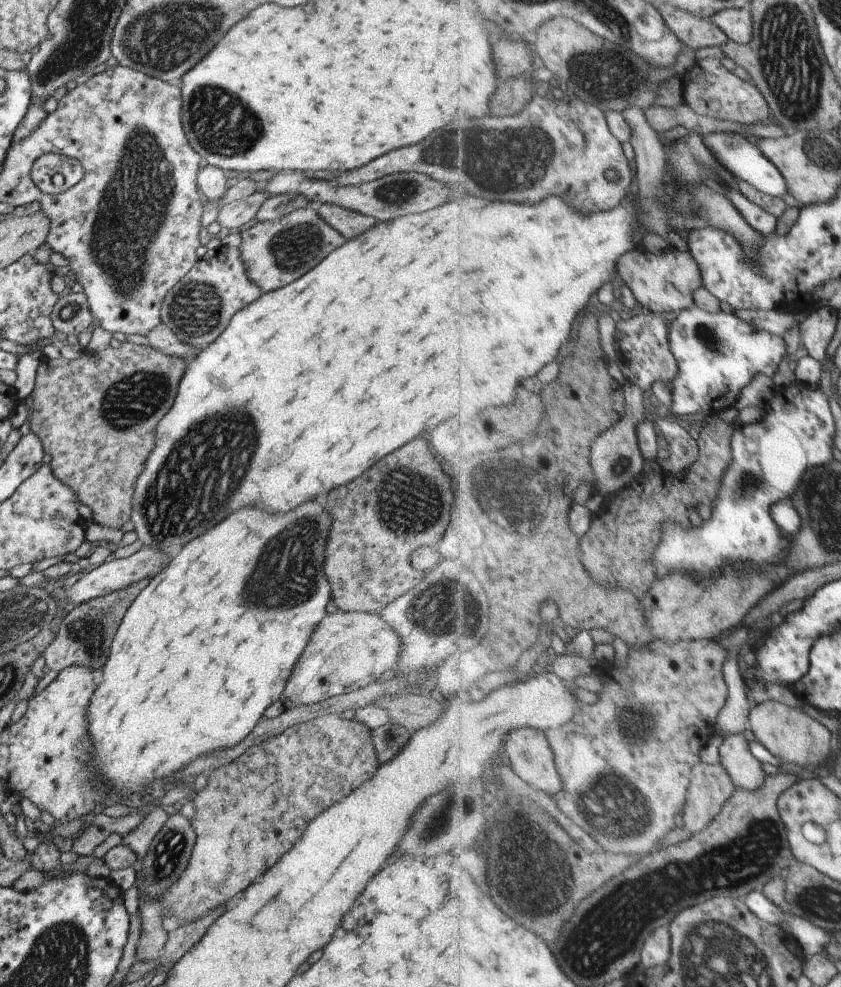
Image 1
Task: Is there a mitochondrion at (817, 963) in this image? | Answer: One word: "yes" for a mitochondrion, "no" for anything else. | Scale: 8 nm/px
no

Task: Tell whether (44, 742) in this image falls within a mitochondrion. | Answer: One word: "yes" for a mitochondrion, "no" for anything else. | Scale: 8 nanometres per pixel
no

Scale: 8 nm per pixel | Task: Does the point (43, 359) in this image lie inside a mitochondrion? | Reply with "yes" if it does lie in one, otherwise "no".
no

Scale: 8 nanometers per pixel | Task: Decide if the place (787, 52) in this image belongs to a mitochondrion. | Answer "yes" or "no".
yes

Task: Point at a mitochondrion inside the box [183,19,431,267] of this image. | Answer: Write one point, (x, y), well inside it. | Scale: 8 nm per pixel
(224, 126)

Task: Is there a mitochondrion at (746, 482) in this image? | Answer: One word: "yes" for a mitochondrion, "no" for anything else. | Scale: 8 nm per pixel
yes

